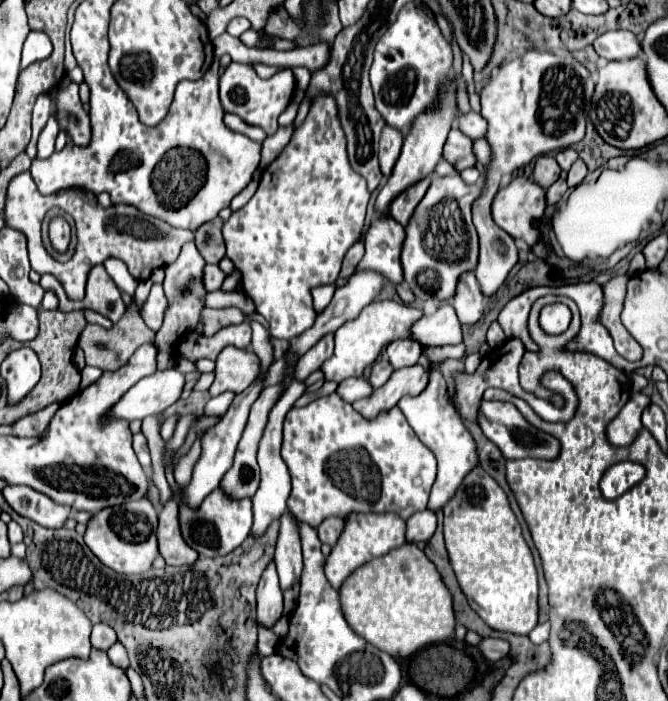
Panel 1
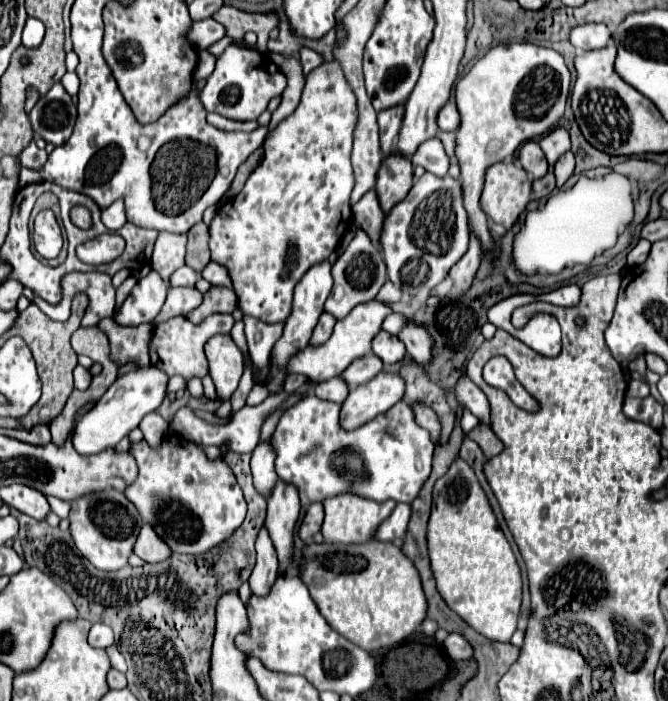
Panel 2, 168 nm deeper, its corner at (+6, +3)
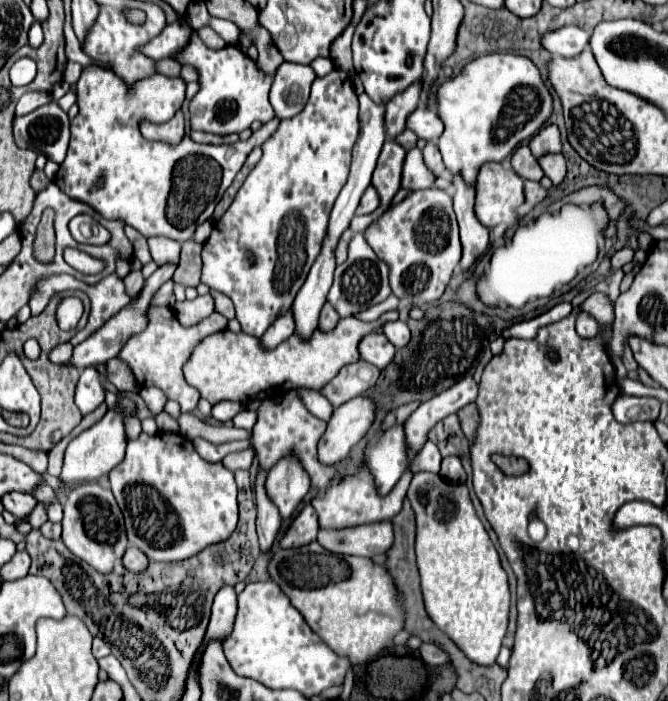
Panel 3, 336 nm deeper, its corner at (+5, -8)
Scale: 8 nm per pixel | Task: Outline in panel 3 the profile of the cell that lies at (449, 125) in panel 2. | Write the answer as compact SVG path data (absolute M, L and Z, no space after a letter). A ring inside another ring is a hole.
M416 108L410 116L408 116L408 124L406 124L412 132L418 134L418 138L422 140L436 140L442 136L444 132L444 124L440 120L440 116L428 108Z

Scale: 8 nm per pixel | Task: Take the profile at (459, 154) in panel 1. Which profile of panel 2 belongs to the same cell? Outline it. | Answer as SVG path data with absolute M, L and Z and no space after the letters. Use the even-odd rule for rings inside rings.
M439 139L423 141L417 147L417 153L413 153L411 163L419 165L425 171L429 171L433 175L439 175L439 177L447 175L447 169L449 169L449 157L445 155L445 149L443 149Z

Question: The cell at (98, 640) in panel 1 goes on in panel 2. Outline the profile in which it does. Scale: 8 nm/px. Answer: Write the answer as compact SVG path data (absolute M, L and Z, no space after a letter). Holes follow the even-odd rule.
M95 623L89 633L89 643L93 647L109 647L113 645L113 631L103 623Z

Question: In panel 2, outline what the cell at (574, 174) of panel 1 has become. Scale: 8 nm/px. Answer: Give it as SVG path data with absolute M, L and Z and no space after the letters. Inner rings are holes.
M563 153L557 163L555 163L555 179L557 179L557 187L561 187L571 175L573 175L573 169L575 169L575 157L573 153Z

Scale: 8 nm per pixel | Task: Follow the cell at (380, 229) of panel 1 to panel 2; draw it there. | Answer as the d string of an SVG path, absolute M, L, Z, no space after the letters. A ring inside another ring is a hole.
M371 189L369 193L365 193L365 197L359 199L359 203L353 207L353 215L355 215L357 227L367 231L373 243L379 243L379 233L381 233L381 225L383 225L385 215L379 207L375 189Z

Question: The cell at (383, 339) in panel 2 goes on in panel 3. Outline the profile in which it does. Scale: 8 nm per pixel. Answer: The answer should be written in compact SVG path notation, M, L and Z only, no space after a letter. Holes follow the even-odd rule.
M372 332L370 336L366 336L362 340L360 348L360 356L362 360L374 364L376 368L384 370L388 364L392 364L396 348L390 344L390 340L386 340L386 336L382 332Z

